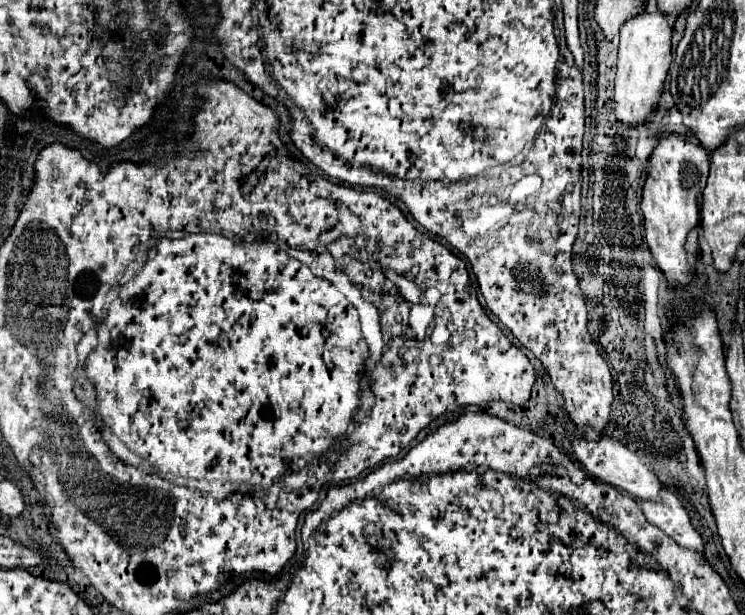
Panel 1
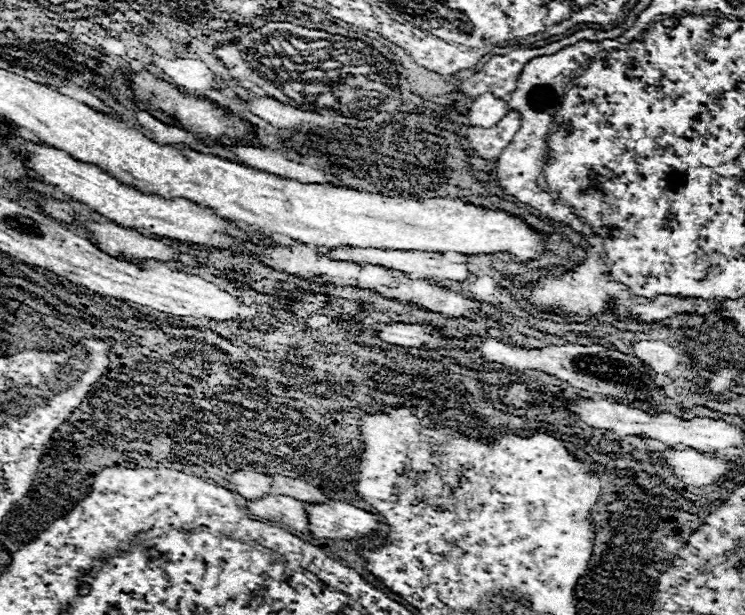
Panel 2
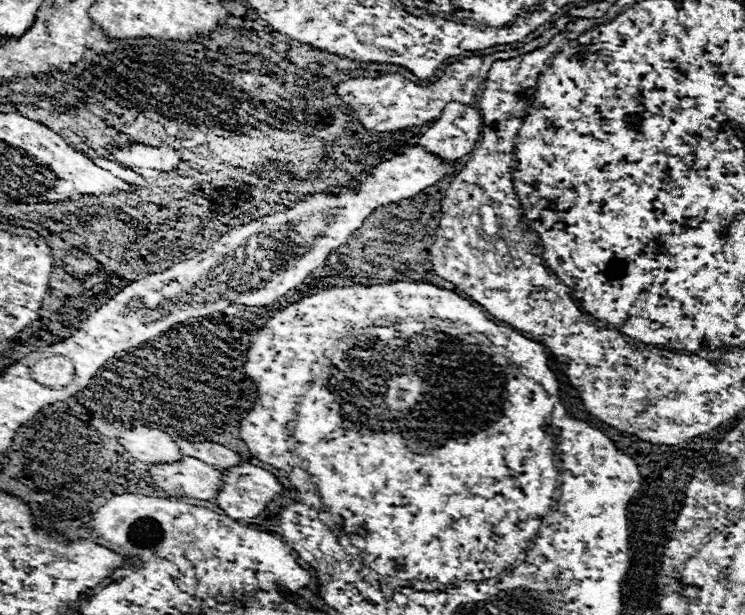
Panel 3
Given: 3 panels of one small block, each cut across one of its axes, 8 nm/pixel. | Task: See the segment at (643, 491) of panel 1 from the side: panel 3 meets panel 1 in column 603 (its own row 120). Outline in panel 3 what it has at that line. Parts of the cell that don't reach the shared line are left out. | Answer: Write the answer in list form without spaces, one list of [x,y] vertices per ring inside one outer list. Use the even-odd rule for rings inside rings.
[[[452,102],[442,116],[422,134],[416,146],[426,148],[444,162],[456,162],[470,154],[480,140],[482,118],[476,108]]]

